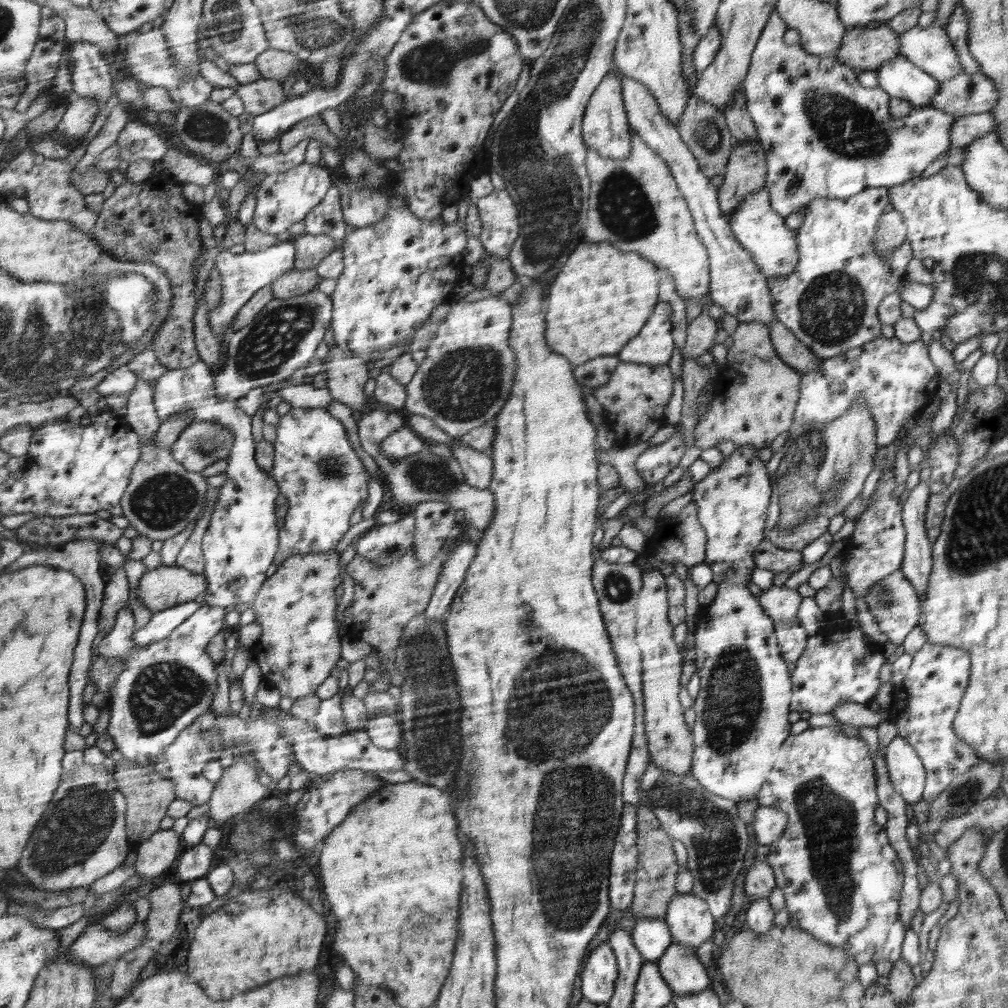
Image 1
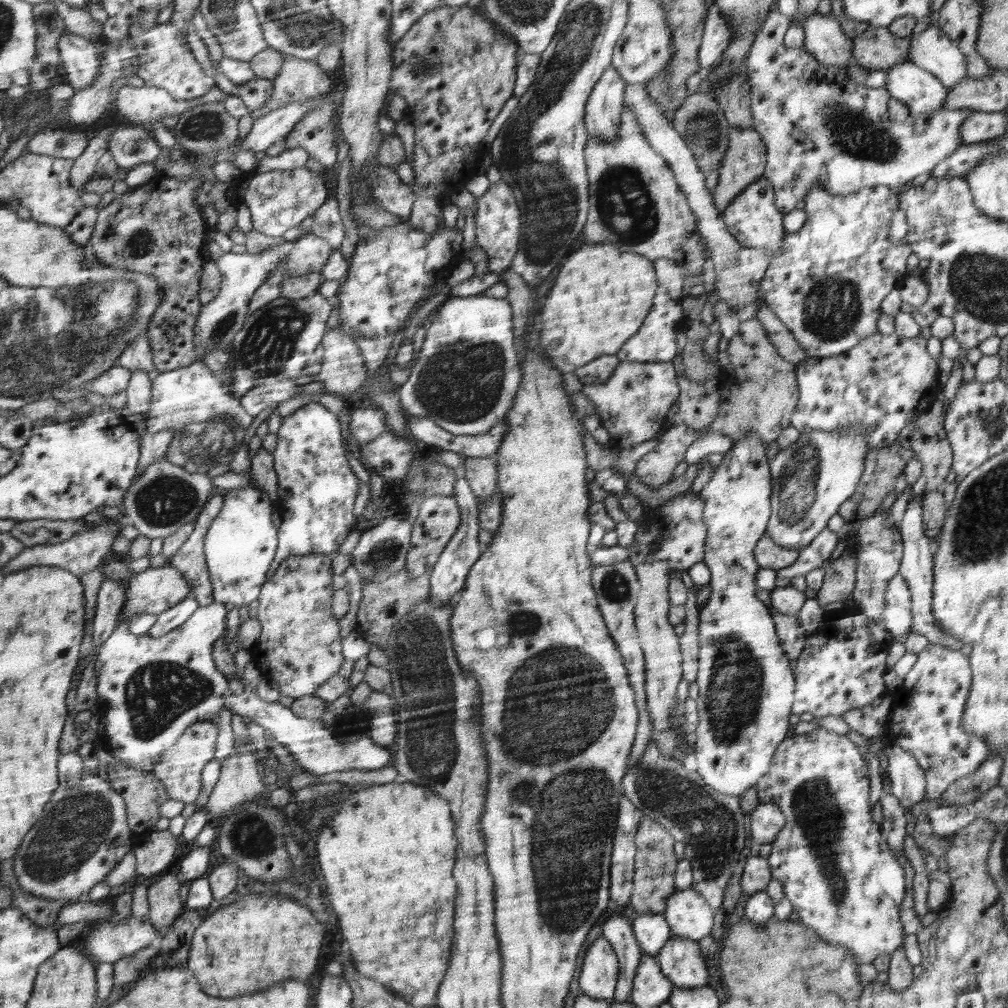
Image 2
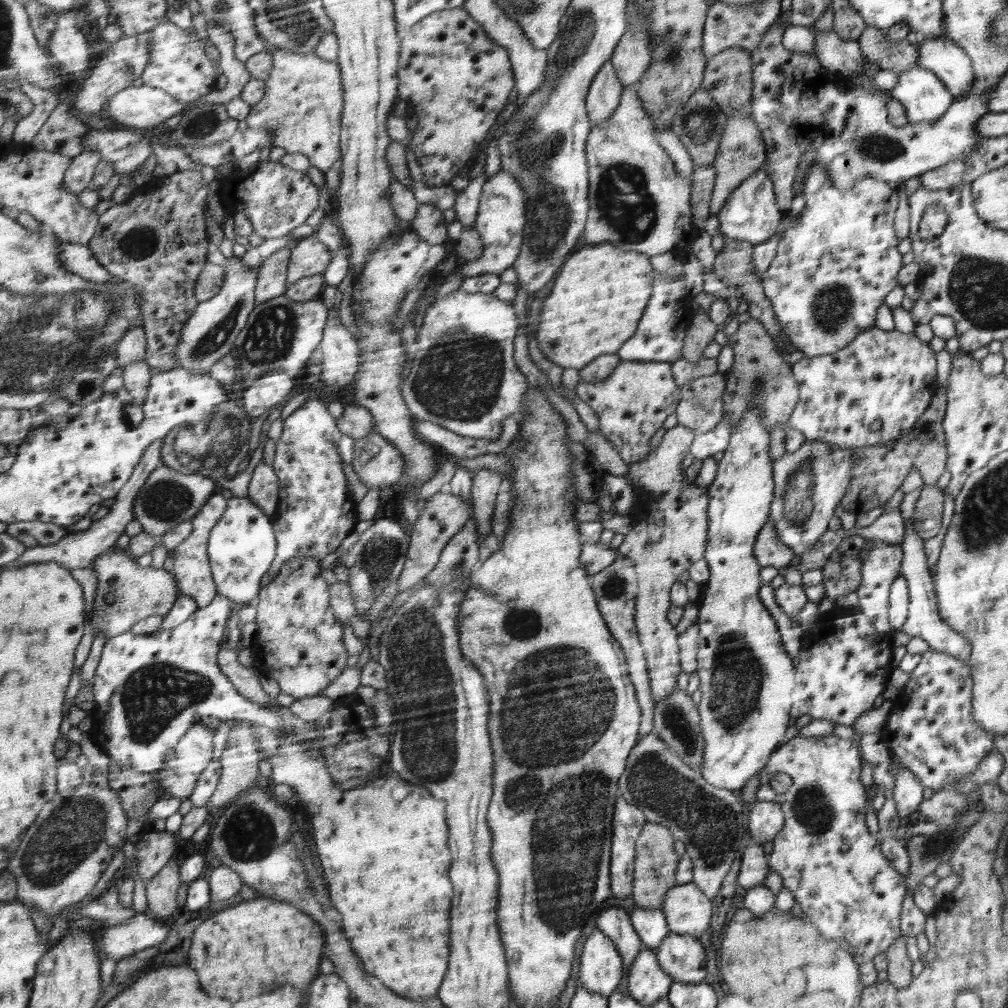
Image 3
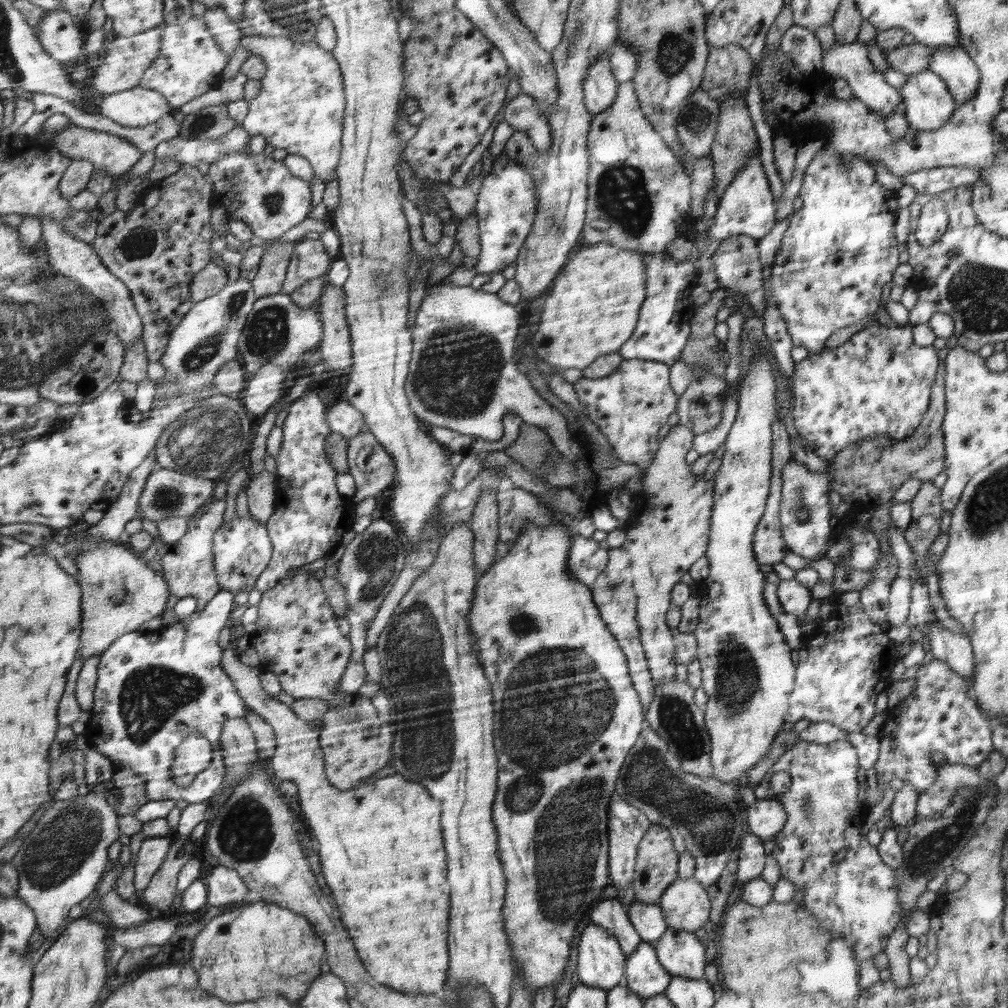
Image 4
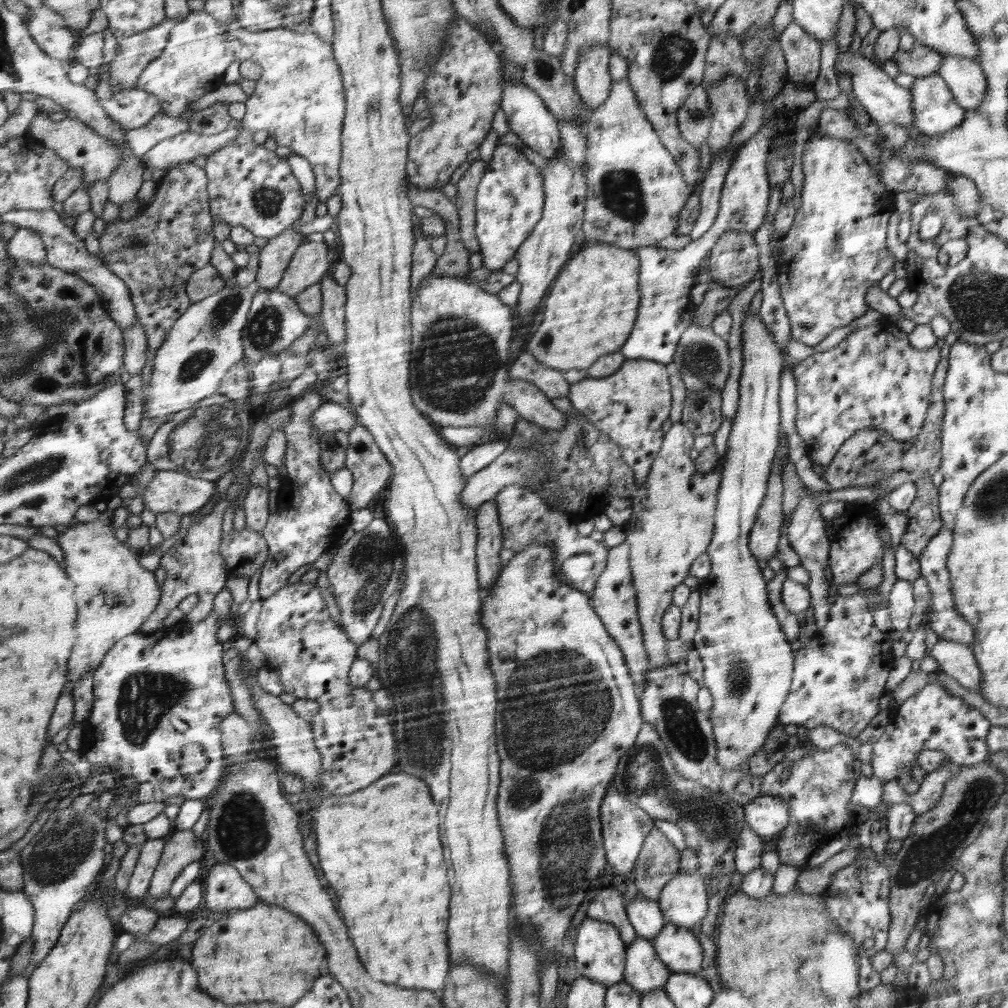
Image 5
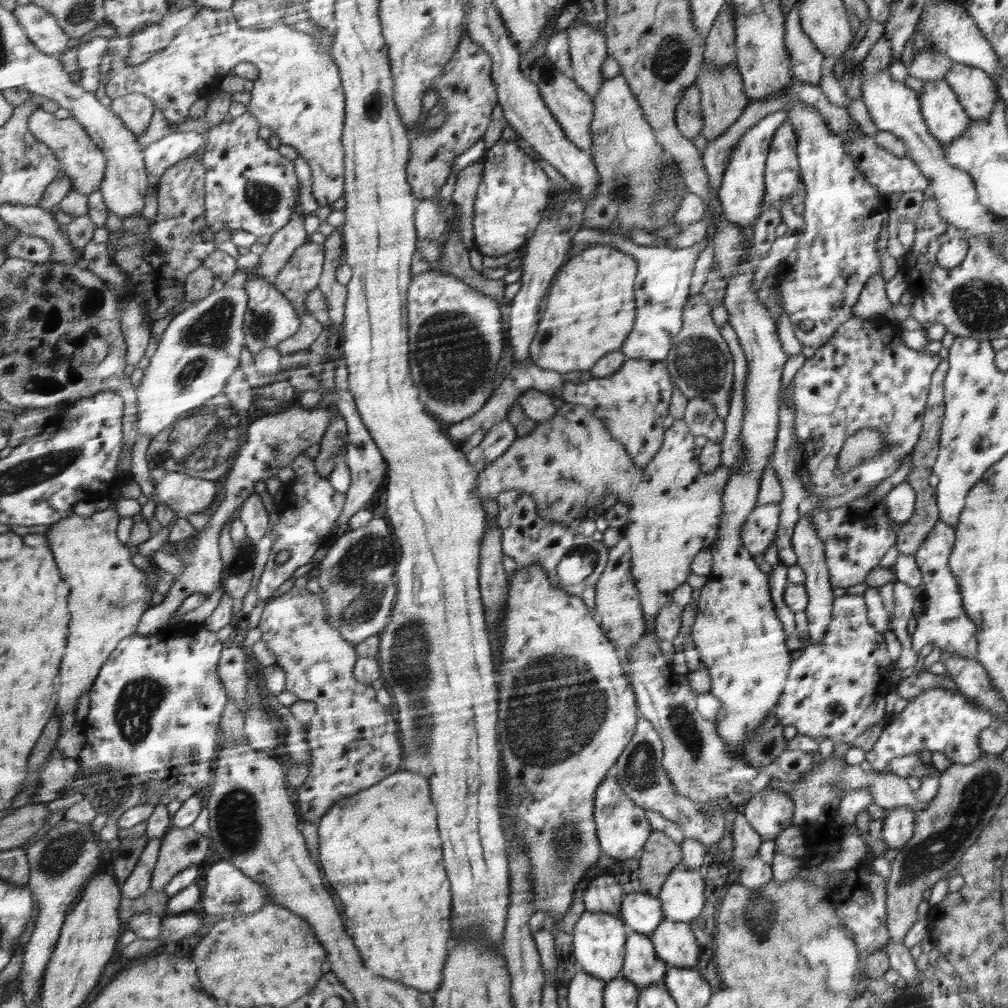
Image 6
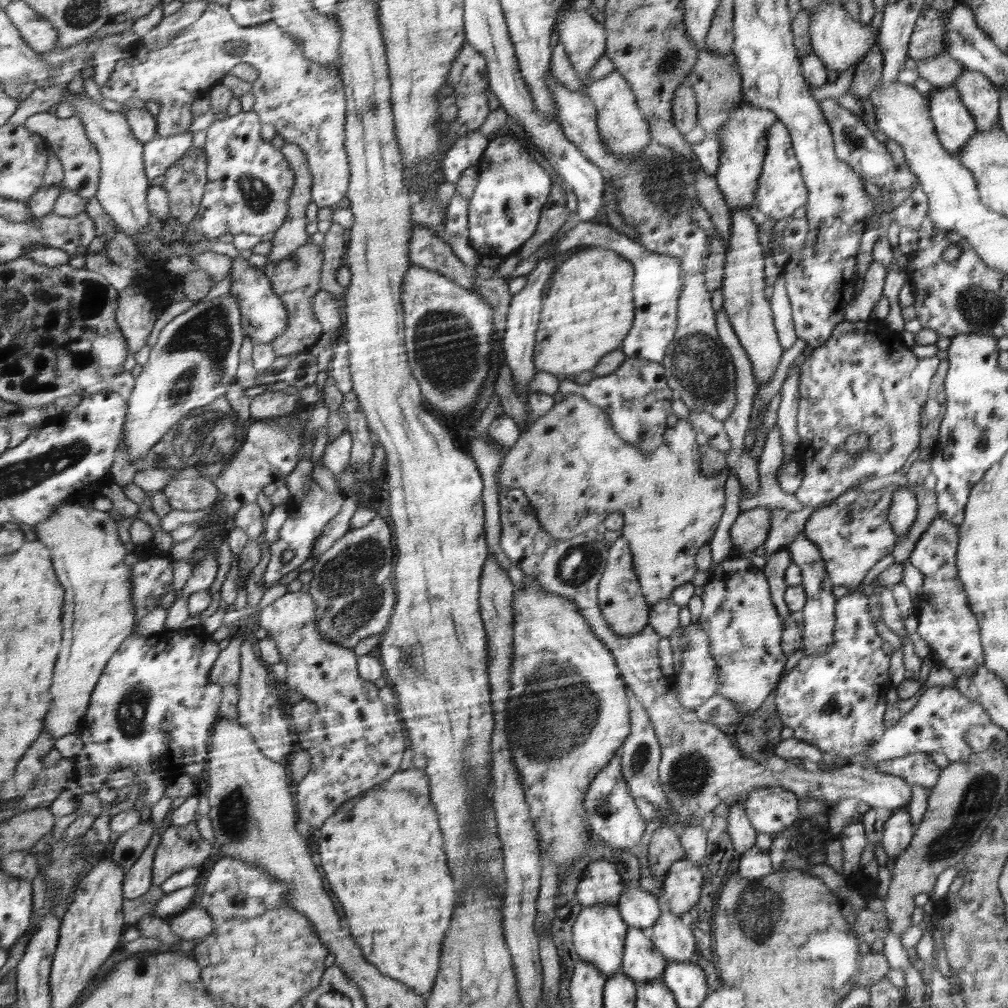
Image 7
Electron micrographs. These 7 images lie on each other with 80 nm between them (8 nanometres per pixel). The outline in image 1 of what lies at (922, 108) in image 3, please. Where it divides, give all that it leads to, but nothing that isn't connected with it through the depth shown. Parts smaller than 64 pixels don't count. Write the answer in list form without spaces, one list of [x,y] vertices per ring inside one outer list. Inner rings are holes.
[[[899,55],[874,69],[879,87],[891,97],[907,100],[914,109],[930,106],[939,91],[939,81],[931,73],[924,72],[906,57]]]

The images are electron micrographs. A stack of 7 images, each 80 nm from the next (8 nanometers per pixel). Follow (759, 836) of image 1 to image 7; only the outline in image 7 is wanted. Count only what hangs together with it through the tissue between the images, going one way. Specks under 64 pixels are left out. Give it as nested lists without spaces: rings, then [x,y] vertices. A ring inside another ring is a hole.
[[[760,787],[747,794],[742,806],[746,816],[756,831],[778,835],[790,828],[799,819],[800,802],[795,793],[782,787]]]

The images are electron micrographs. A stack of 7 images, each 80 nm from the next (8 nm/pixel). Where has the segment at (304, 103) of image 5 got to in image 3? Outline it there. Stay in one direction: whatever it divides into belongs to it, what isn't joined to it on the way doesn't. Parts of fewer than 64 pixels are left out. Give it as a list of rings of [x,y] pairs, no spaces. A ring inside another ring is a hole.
[[[166,20],[153,30],[152,61],[143,73],[143,84],[168,91],[180,102],[195,102],[202,97],[211,96],[219,89],[217,72],[221,63],[217,52],[214,58],[208,56],[209,49],[213,47],[208,38],[200,38],[195,30],[182,28]],[[272,45],[268,53],[274,61],[272,70],[263,97],[250,106],[247,124],[249,128],[271,128],[271,147],[305,154],[311,166],[324,174],[342,155],[342,72],[337,62],[324,61],[315,52],[299,54]]]

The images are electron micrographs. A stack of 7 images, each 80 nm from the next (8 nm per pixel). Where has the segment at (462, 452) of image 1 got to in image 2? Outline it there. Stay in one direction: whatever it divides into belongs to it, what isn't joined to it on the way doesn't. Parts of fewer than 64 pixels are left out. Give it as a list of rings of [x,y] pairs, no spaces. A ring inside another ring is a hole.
[[[496,453],[488,457],[466,457],[465,476],[472,492],[479,500],[487,500],[497,492],[498,462]]]

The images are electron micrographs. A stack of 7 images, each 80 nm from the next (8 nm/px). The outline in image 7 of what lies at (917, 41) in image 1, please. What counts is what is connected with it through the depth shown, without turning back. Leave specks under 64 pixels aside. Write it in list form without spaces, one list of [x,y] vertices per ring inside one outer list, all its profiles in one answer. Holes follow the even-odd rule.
[[[965,68],[954,87],[971,111],[980,132],[990,132],[999,124],[1000,90],[983,72]]]

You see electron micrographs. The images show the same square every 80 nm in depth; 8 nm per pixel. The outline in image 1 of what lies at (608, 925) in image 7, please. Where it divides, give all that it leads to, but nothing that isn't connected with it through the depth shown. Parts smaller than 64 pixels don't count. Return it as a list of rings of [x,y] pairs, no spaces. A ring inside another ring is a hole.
[[[600,944],[588,955],[580,977],[580,988],[584,999],[592,1004],[608,1004],[614,994],[616,980],[615,952],[608,944]]]

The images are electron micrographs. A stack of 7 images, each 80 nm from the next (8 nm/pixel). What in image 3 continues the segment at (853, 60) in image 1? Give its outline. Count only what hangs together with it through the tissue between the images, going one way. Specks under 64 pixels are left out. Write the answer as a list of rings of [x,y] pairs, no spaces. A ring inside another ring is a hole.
[[[867,26],[859,37],[859,48],[867,63],[876,63],[884,70],[905,72],[918,66],[918,45],[912,45],[906,38],[898,44],[885,38],[888,29]]]

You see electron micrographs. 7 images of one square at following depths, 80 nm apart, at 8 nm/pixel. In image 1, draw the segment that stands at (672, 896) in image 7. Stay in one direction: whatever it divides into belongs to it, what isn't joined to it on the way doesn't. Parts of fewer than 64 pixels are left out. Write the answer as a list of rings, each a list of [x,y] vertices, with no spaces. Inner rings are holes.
[[[678,894],[663,918],[668,923],[672,944],[696,948],[714,934],[714,914],[702,897]]]

